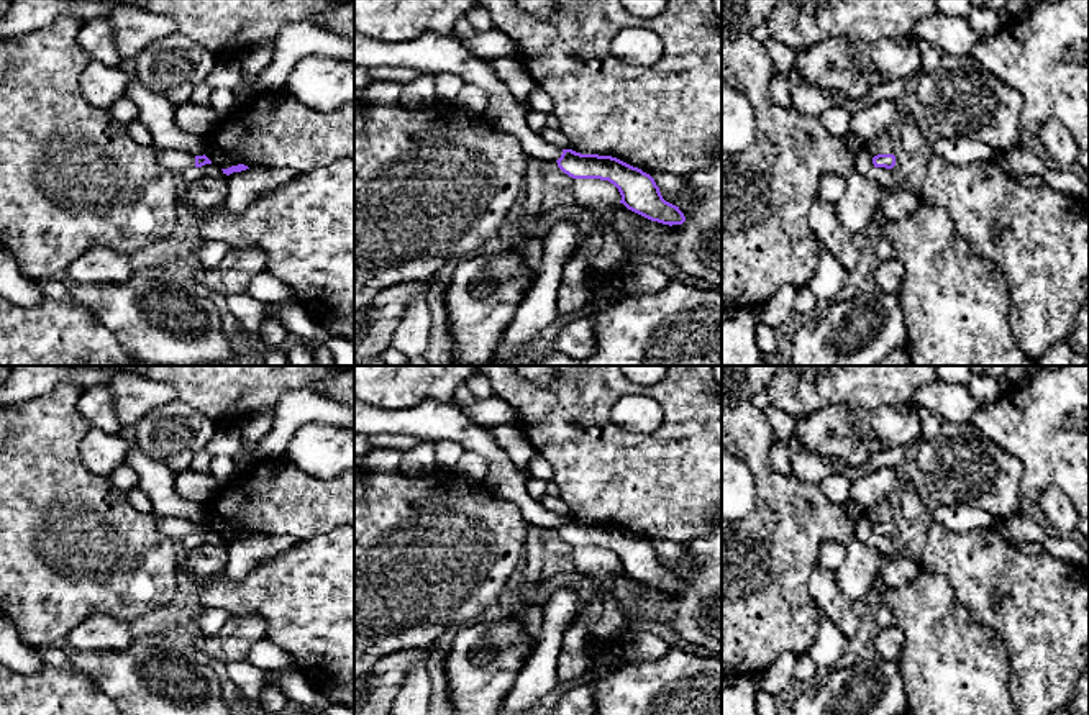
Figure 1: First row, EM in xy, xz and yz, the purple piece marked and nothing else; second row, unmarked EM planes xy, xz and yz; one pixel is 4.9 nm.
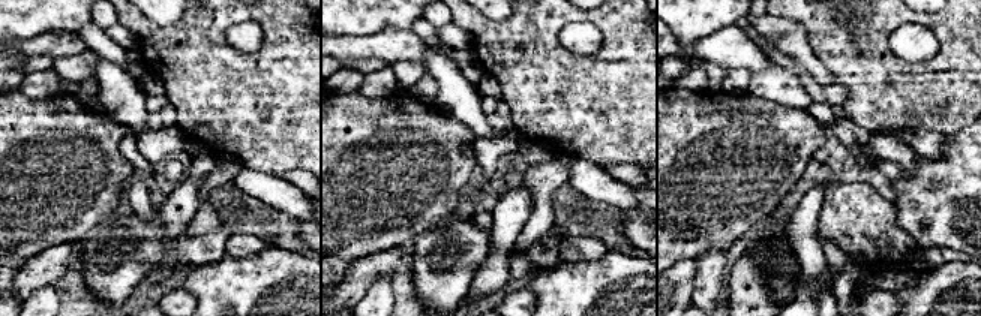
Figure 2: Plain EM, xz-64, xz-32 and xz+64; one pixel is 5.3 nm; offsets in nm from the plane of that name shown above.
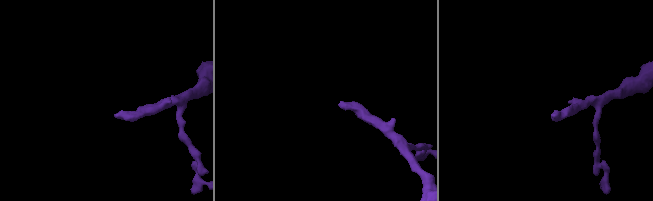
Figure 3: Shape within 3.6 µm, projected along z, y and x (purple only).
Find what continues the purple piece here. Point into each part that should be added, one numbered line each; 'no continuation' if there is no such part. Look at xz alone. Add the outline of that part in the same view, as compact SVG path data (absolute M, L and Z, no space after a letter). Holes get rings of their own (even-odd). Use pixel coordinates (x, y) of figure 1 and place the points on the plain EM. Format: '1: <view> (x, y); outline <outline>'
1: xz (432, 420); outline M354 398L354 435L410 435L426 443L454 441L490 461L490 490L515 503L525 521L558 528L563 517L548 512L526 490L528 474L517 469L487 428L476 425L453 400L428 398L408 410L377 410Z

